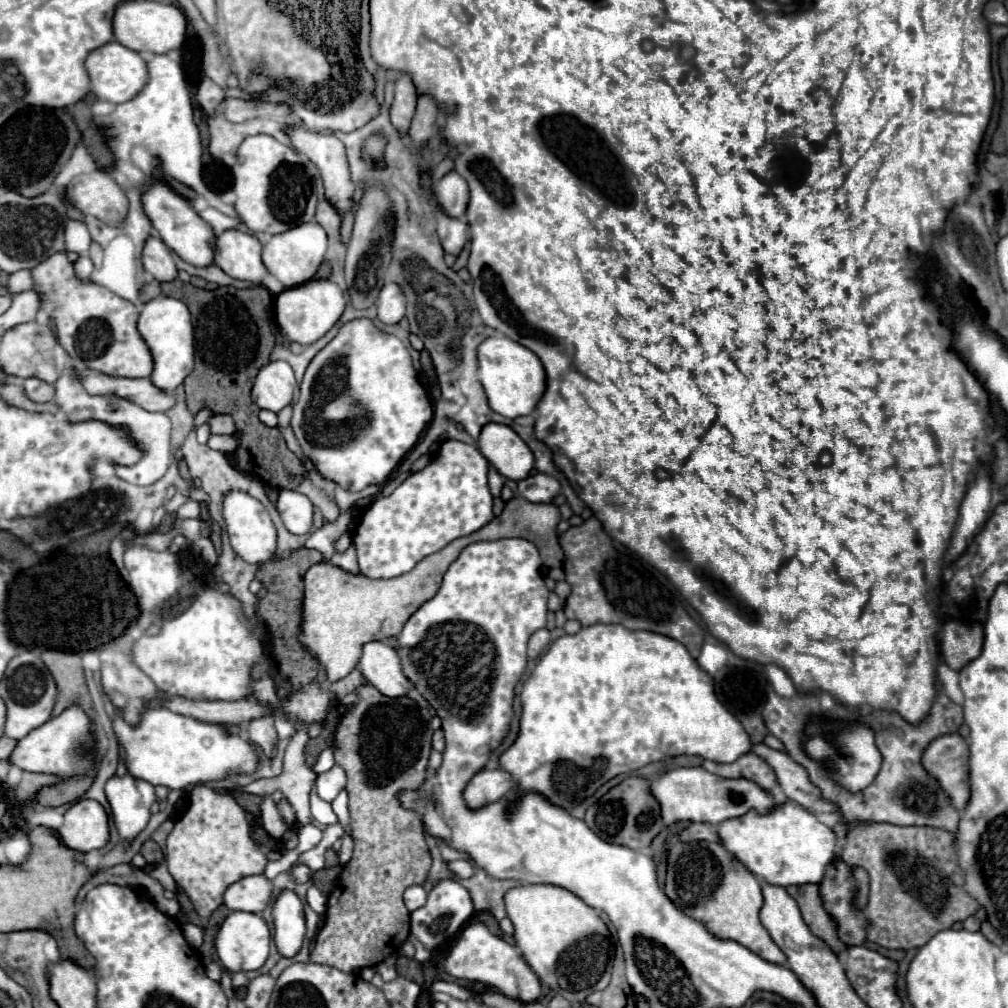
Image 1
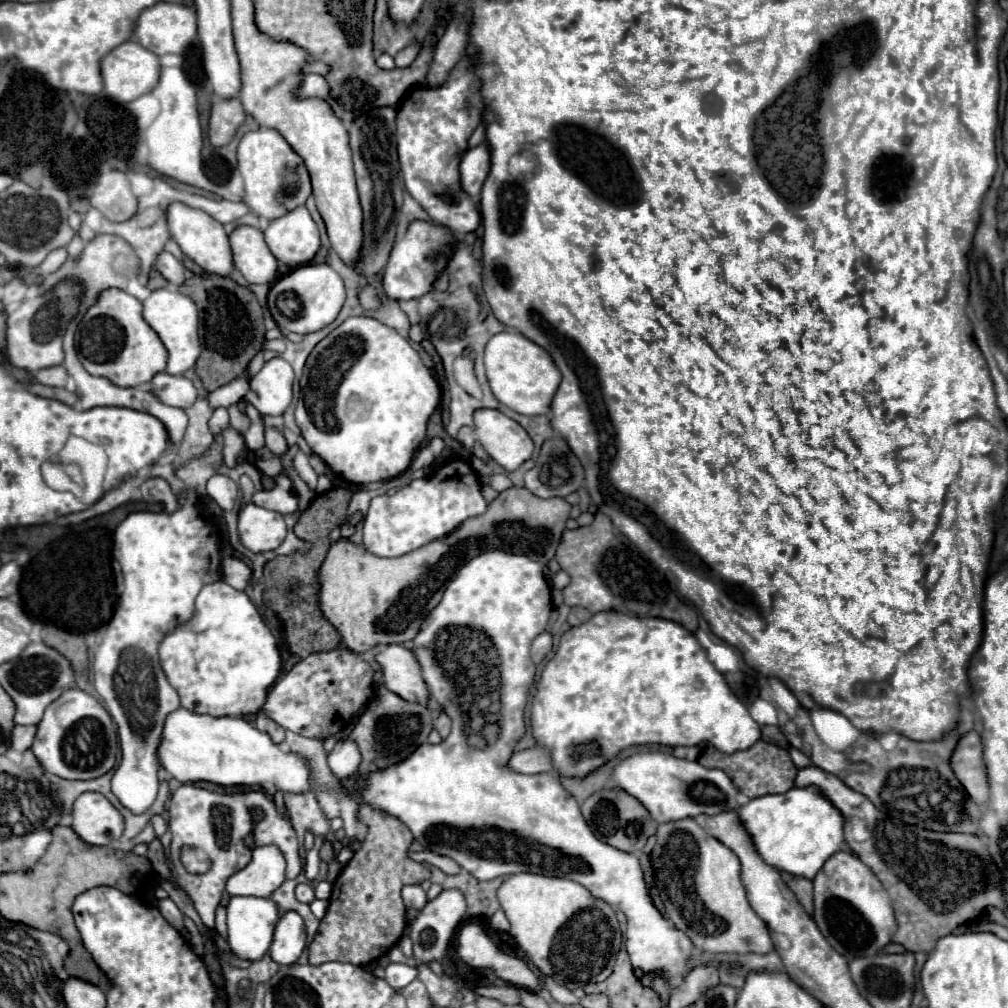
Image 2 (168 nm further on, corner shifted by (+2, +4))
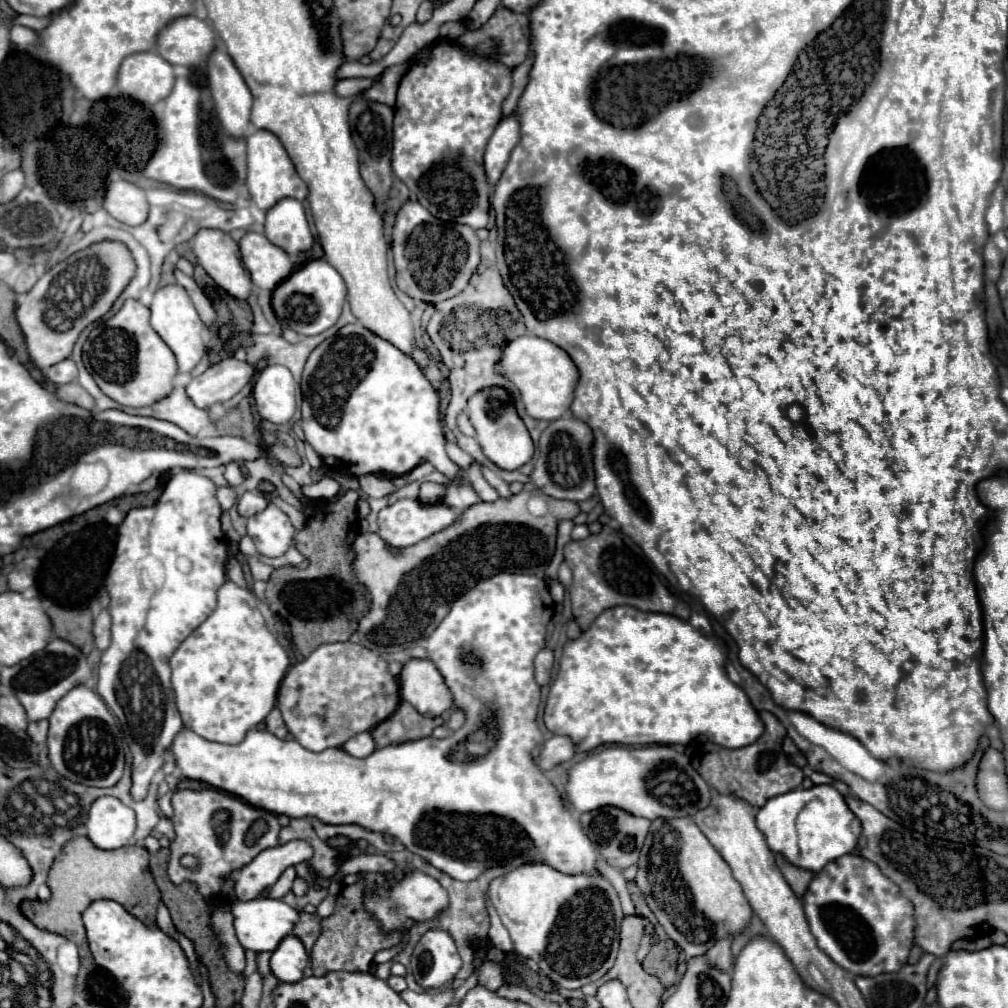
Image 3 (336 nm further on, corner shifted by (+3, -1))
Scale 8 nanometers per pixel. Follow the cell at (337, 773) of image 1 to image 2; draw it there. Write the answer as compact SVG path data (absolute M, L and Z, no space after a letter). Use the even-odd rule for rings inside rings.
M349 739L337 741L335 749L333 749L333 751L329 753L329 757L327 757L327 765L329 765L333 777L337 777L339 781L351 777L351 775L357 771L359 763L361 763L359 749L357 749L357 745L355 745L353 741L349 741Z

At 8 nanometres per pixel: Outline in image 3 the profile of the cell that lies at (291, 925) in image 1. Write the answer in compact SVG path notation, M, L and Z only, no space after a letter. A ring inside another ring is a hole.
M286 936L272 952L270 968L280 982L298 982L304 976L308 954L296 936Z

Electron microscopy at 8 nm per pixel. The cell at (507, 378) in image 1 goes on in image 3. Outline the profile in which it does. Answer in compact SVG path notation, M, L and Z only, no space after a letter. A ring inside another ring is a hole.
M520 336L502 350L498 370L512 380L524 400L524 408L532 418L558 420L570 412L574 400L574 386L578 386L578 368L572 358L550 340L538 336Z

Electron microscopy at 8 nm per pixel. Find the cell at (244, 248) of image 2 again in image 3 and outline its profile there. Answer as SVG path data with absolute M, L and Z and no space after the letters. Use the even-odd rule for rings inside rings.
M248 232L238 246L242 252L242 262L248 268L256 288L274 290L274 286L286 280L296 268L294 256L274 246L264 234Z

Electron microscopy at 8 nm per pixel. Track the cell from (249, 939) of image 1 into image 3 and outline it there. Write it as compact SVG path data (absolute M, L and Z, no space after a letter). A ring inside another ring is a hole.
M254 898L248 902L234 902L232 904L232 914L234 914L234 928L240 944L244 950L254 950L254 952L272 952L278 948L284 936L292 934L294 924L298 922L298 910L288 906L282 900L272 900L272 898Z

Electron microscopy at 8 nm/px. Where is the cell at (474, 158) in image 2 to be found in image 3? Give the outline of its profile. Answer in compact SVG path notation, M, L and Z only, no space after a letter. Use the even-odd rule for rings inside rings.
M512 112L498 124L484 154L484 168L486 168L490 186L494 186L500 180L508 164L510 152L514 150L518 142L520 142L520 122L518 122L516 112Z

